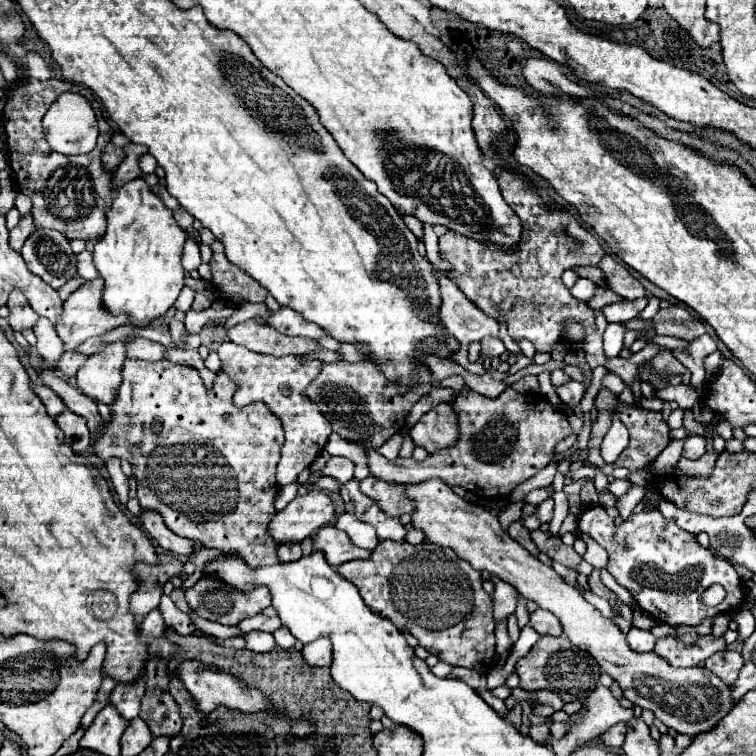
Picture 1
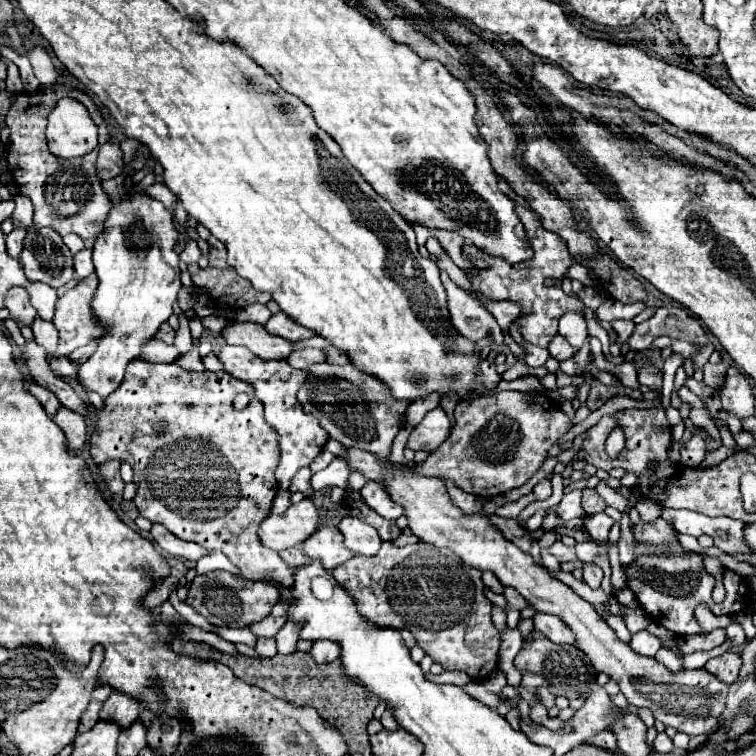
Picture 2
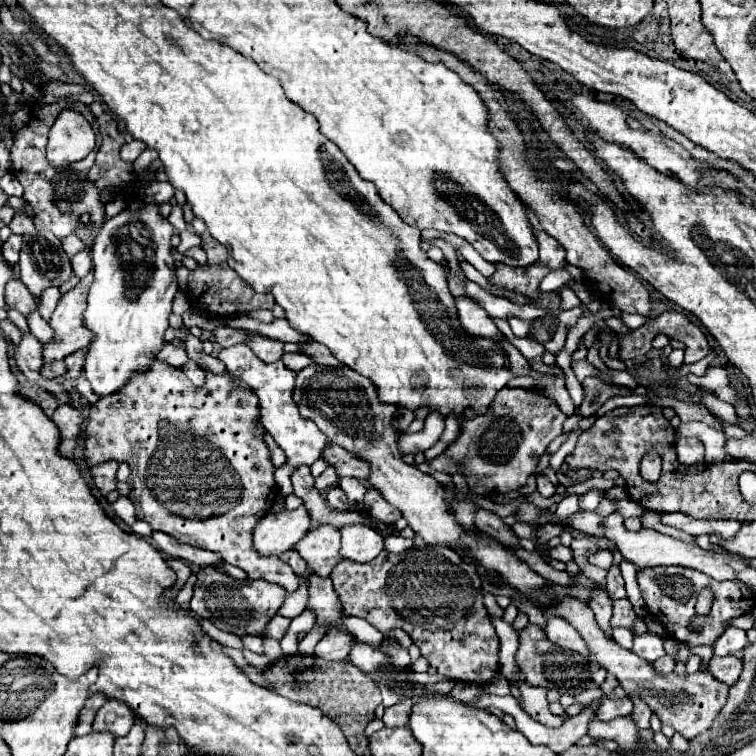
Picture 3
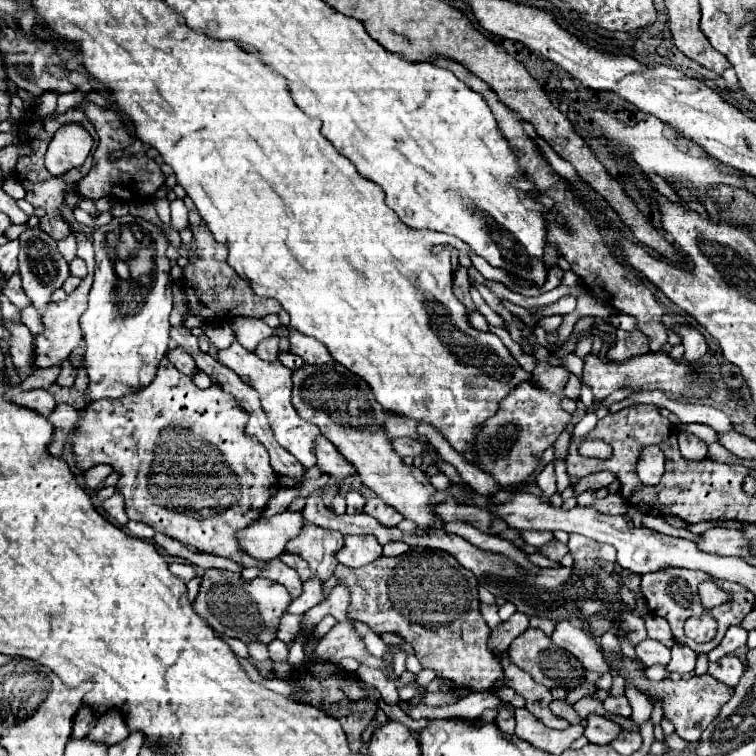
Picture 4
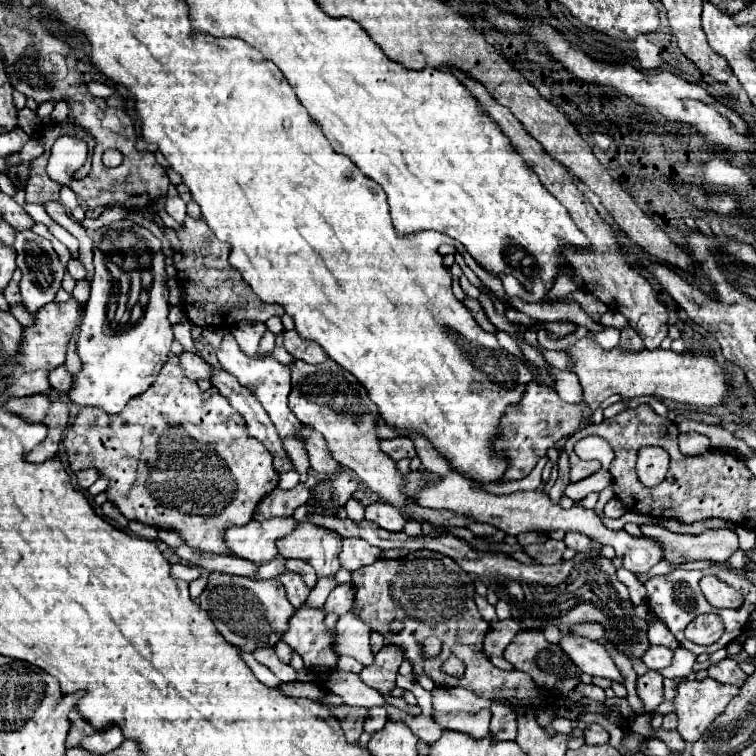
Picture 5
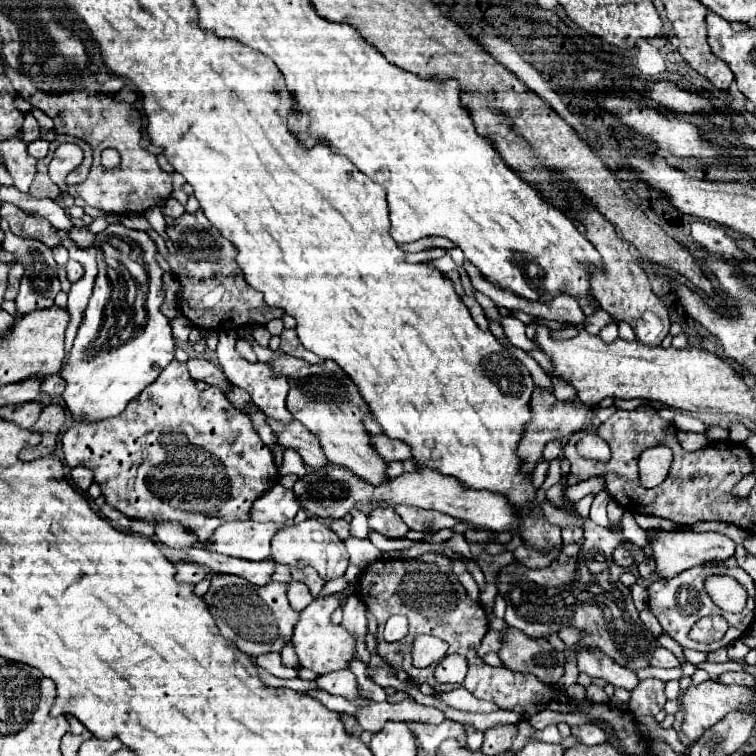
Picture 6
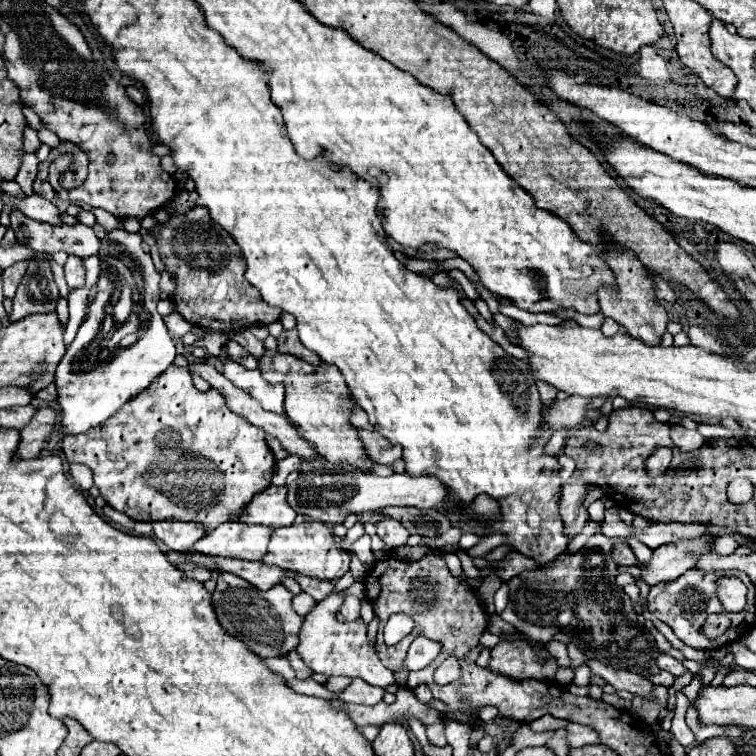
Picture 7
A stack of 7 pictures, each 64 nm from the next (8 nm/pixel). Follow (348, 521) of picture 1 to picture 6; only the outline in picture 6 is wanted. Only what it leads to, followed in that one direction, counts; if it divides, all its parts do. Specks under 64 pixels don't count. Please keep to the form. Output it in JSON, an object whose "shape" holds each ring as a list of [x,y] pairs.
{"shape":[[[350,536],[348,540],[344,540],[344,546],[346,546],[348,554],[350,554],[350,564],[356,566],[356,568],[370,566],[372,562],[382,558],[382,552],[378,548],[374,548],[368,538],[362,540],[362,538]]]}

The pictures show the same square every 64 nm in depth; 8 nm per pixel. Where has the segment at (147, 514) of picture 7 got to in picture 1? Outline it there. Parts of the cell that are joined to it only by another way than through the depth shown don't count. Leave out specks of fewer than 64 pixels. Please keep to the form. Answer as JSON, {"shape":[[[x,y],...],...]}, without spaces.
{"shape":[[[166,358],[156,362],[126,360],[121,375],[122,384],[114,404],[110,406],[111,419],[104,428],[104,434],[96,440],[94,452],[102,460],[118,456],[132,464],[138,480],[140,506],[158,510],[172,532],[200,542],[204,548],[220,552],[236,550],[252,566],[278,562],[276,542],[268,534],[268,524],[276,516],[274,502],[278,482],[274,472],[284,444],[280,418],[262,402],[254,402],[248,408],[236,408],[232,404],[232,380],[224,374],[218,374],[214,390],[206,392],[194,368],[174,364]]]}

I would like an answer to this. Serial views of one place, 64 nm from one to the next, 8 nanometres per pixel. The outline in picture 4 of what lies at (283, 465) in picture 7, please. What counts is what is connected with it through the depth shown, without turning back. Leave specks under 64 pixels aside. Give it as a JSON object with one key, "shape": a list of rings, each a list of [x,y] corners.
{"shape":[[[234,342],[230,348],[224,348],[224,350],[218,350],[218,360],[228,366],[230,370],[234,370],[242,382],[250,384],[258,394],[260,394],[260,402],[262,402],[262,410],[266,412],[268,416],[268,422],[270,422],[270,428],[276,436],[276,442],[288,450],[304,468],[312,468],[316,464],[316,452],[314,452],[314,446],[316,446],[316,438],[320,436],[320,430],[302,420],[296,412],[296,408],[292,406],[292,370],[286,368],[284,364],[280,362],[264,362],[260,360],[254,352],[246,350],[244,346],[240,346],[238,342]]]}

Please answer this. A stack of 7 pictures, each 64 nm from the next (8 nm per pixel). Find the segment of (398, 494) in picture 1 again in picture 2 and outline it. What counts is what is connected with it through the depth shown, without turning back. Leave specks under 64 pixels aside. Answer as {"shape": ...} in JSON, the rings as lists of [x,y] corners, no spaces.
{"shape":[[[368,480],[366,486],[360,490],[360,494],[362,494],[364,502],[368,502],[368,506],[372,506],[380,516],[384,516],[388,520],[396,520],[404,514],[404,508],[398,502],[394,502],[390,498],[388,490],[378,482]]]}

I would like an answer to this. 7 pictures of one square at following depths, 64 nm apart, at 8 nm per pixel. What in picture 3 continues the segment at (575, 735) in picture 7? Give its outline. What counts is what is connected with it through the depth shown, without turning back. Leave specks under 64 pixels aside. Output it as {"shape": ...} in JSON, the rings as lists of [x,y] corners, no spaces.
{"shape":[[[622,716],[608,722],[602,722],[596,718],[596,722],[592,722],[590,726],[588,736],[614,740],[624,752],[640,752],[640,744],[642,744],[638,734],[638,724],[634,722],[632,716]]]}

